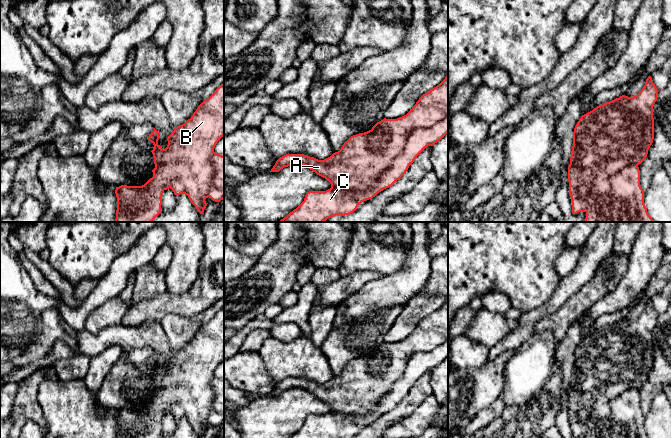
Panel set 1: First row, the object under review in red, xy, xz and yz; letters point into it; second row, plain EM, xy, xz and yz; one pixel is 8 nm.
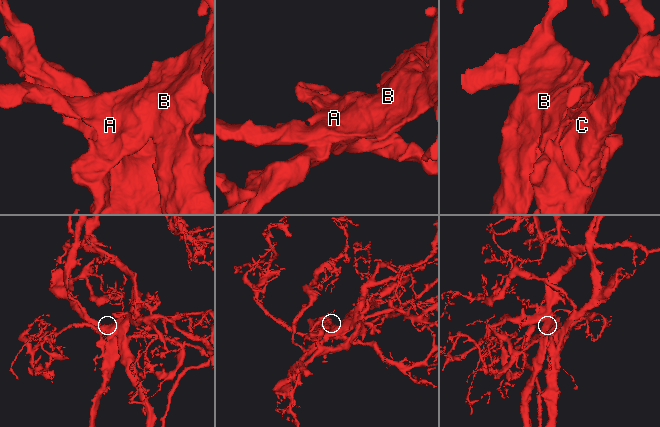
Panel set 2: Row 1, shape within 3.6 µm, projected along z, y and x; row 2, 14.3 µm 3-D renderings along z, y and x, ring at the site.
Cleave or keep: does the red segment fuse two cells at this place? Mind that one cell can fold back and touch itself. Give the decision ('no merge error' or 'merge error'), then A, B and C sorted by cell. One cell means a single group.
merge error; A B / C

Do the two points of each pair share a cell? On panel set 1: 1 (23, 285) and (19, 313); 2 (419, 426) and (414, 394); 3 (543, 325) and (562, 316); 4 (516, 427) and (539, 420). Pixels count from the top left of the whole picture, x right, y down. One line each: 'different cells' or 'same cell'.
1: same cell
2: different cells
3: same cell
4: same cell

